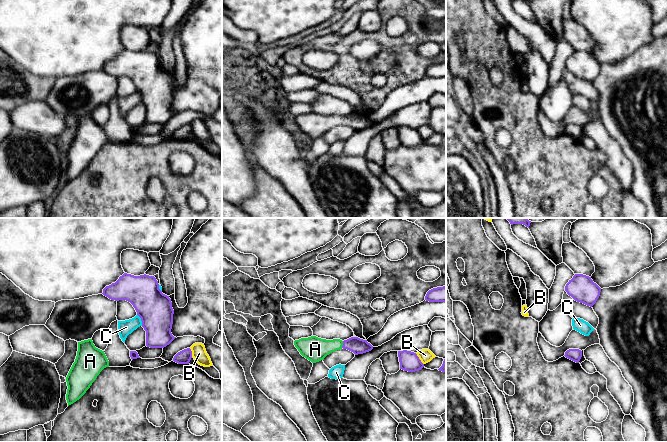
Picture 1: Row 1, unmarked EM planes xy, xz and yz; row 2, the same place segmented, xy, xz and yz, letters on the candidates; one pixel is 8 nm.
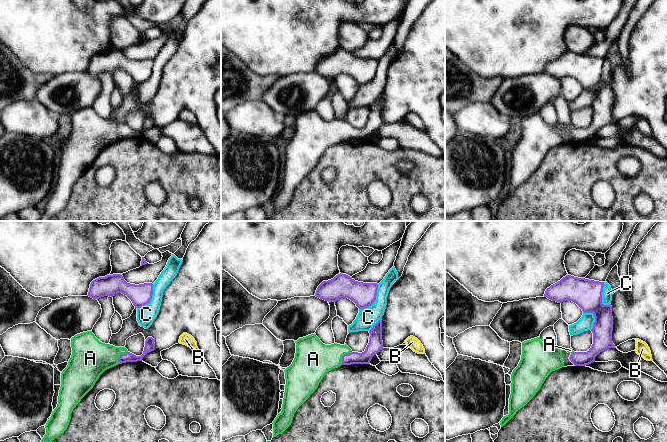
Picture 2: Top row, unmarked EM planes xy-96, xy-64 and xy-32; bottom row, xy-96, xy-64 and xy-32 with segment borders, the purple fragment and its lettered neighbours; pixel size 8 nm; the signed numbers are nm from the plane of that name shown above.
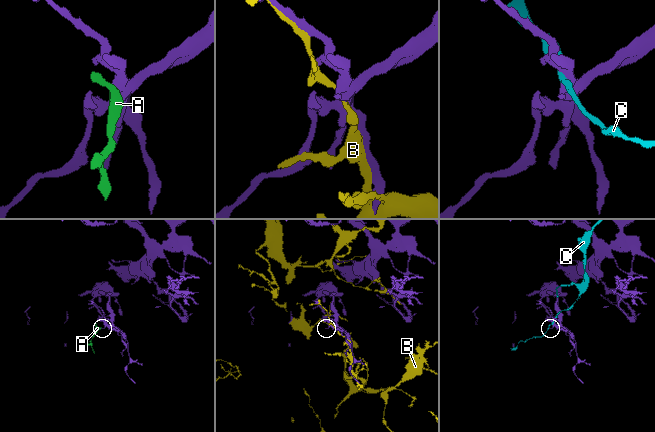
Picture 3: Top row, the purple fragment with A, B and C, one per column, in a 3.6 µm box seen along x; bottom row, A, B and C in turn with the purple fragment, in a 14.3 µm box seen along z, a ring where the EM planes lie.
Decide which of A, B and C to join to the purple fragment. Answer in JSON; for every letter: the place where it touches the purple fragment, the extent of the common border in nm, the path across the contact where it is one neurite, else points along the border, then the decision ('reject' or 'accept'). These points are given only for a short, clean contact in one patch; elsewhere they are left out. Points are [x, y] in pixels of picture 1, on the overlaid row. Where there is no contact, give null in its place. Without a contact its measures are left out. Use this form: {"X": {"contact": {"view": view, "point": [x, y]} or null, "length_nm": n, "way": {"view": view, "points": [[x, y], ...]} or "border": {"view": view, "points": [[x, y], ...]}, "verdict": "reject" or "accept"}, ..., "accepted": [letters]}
{"A": {"contact": {"view": "xz", "point": [343, 344]}, "length_nm": 60, "way": {"view": "xz", "points": [[356, 345], [343, 344], [315, 349]]}, "verdict": "accept"}, "B": {"contact": {"view": "xz", "point": [419, 359]}, "length_nm": 120, "verdict": "reject"}, "C": {"contact": {"view": "xy", "point": [141, 320]}, "length_nm": 100, "verdict": "reject"}, "accepted": ["A"]}

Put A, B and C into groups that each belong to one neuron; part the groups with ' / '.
A / B / C

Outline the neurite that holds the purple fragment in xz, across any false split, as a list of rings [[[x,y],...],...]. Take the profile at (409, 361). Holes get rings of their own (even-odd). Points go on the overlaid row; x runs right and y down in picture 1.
[[[403,350],[398,351],[400,369],[408,372],[419,371],[424,367],[416,353]]]

